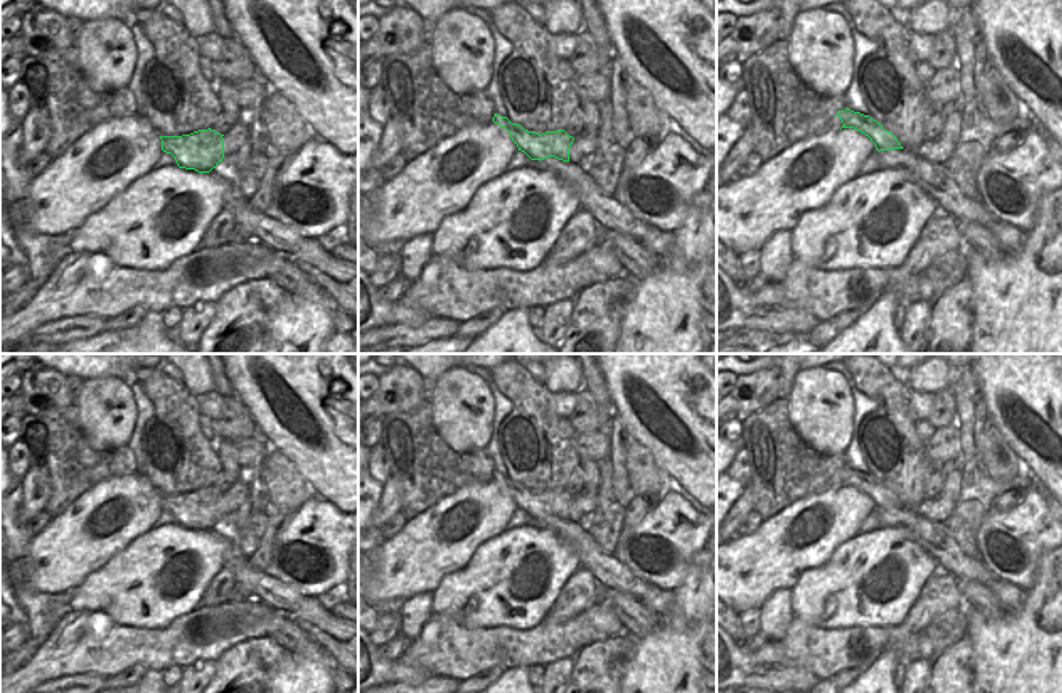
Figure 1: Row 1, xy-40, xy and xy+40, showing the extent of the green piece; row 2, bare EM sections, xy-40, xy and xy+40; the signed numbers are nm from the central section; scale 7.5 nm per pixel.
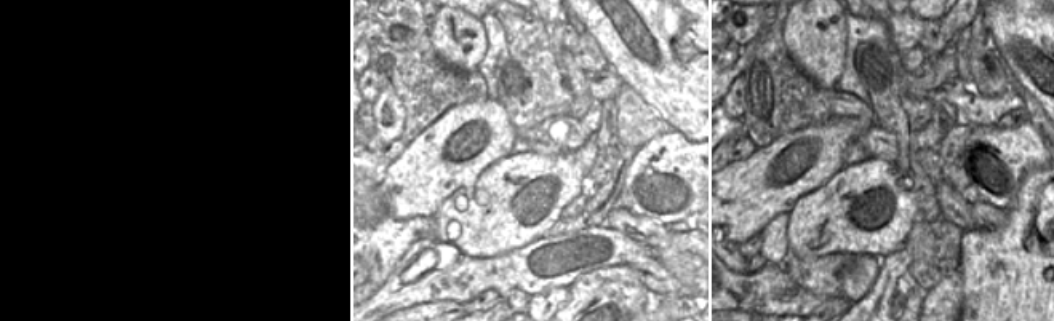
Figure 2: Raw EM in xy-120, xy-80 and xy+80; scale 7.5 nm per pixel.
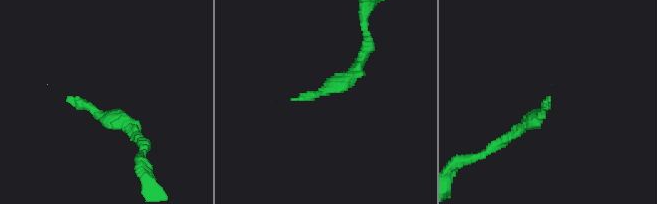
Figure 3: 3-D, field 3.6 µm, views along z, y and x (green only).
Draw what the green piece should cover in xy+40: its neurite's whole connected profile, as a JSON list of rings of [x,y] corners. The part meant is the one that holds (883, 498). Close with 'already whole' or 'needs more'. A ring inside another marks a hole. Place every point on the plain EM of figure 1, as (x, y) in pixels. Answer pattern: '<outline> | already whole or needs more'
[[[851,467],[838,469],[836,475],[841,479],[841,487],[854,487],[875,503],[876,509],[889,509],[889,507],[904,507],[897,496],[883,487],[881,482],[873,479],[870,474],[864,474],[860,471],[854,471]]] | already whole

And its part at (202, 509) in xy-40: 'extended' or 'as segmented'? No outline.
as segmented

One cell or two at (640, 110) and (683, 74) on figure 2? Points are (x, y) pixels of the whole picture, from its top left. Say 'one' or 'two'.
two

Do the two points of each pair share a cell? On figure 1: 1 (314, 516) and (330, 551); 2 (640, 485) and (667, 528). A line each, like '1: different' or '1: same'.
1: same
2: different

